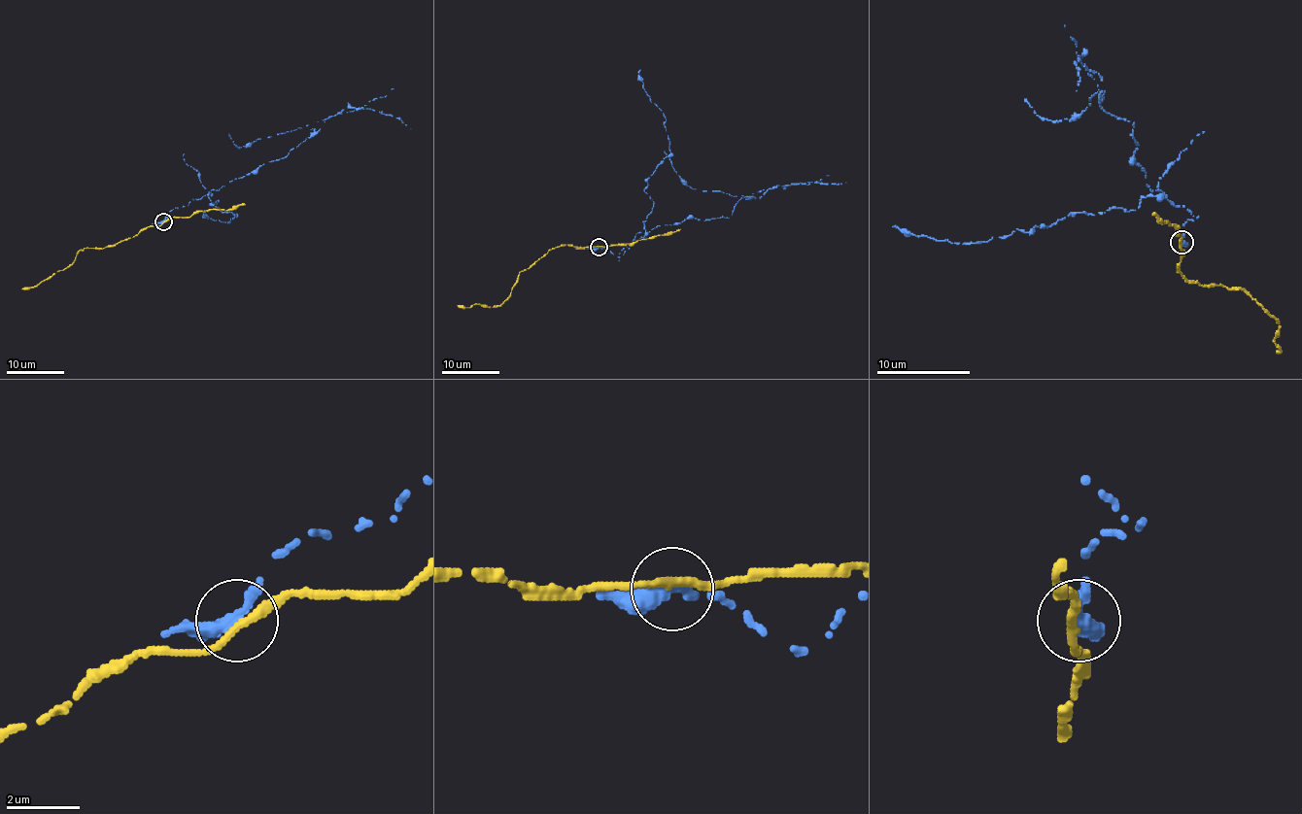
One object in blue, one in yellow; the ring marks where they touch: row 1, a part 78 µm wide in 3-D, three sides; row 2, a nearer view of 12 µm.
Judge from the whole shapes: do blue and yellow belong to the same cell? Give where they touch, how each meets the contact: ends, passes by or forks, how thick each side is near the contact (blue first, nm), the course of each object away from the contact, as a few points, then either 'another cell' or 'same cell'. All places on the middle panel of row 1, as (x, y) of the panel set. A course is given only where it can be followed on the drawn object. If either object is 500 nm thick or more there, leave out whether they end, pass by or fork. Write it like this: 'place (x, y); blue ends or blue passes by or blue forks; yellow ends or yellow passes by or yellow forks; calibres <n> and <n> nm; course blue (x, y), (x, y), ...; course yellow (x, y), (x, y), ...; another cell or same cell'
place (599, 247); blue passes by; yellow passes by; calibres 320 and 240 nm; course blue (599, 247), (620, 256), (657, 225), (729, 218), (743, 196), (755, 196), (762, 189), (845, 182); course yellow (599, 247), (565, 244), (555, 247), (519, 273), (511, 294), (499, 306), (458, 306); another cell

